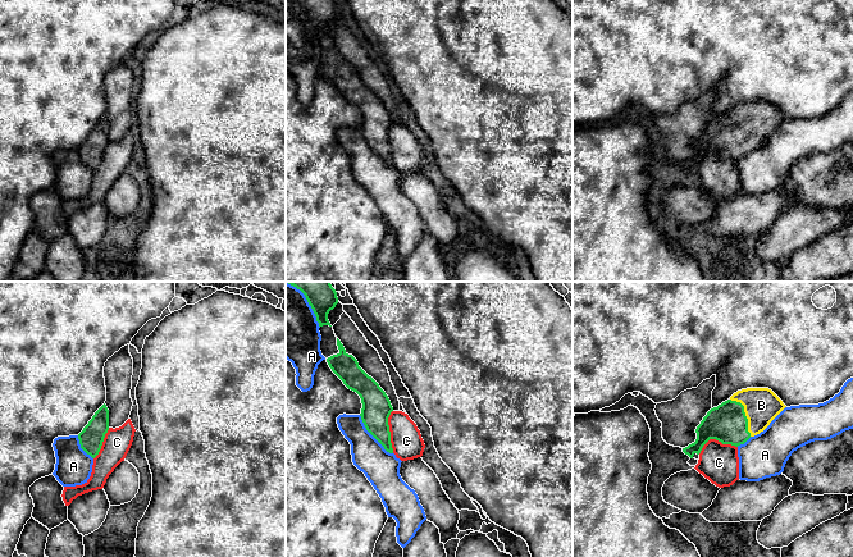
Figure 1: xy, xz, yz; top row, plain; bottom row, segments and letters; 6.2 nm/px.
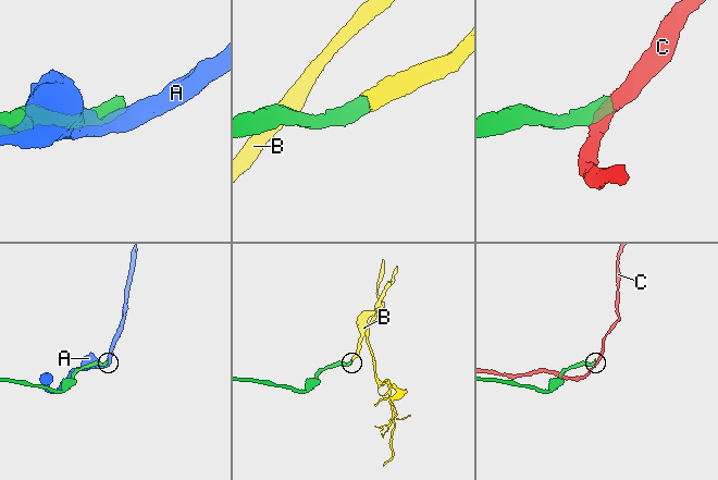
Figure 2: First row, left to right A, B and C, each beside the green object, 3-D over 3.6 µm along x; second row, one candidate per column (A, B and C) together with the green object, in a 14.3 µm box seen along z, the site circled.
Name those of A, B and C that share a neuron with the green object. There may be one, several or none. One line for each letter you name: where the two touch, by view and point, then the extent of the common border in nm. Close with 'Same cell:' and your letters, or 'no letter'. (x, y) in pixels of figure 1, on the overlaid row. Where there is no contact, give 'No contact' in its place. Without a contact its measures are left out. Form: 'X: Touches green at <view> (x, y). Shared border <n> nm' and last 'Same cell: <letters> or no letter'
B: Touches green at yz (744, 415). Shared border 280 nm
Same cell: B

